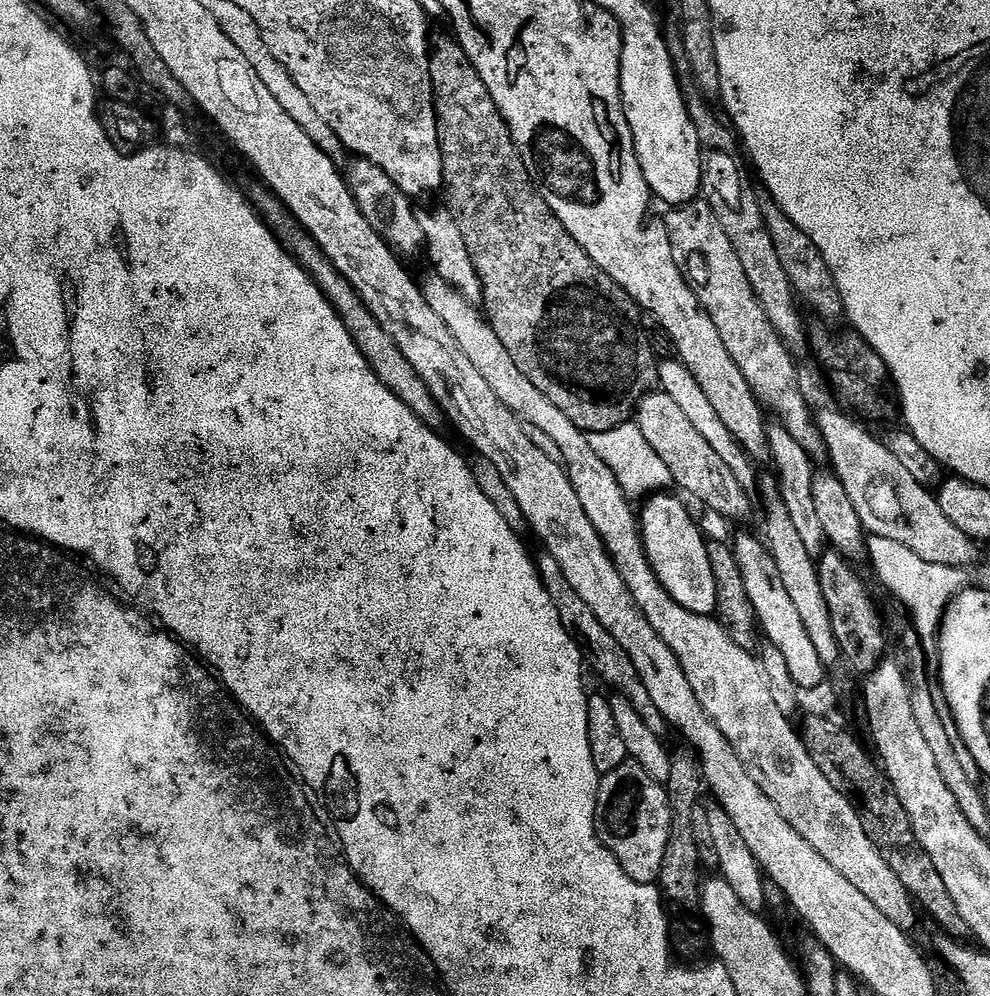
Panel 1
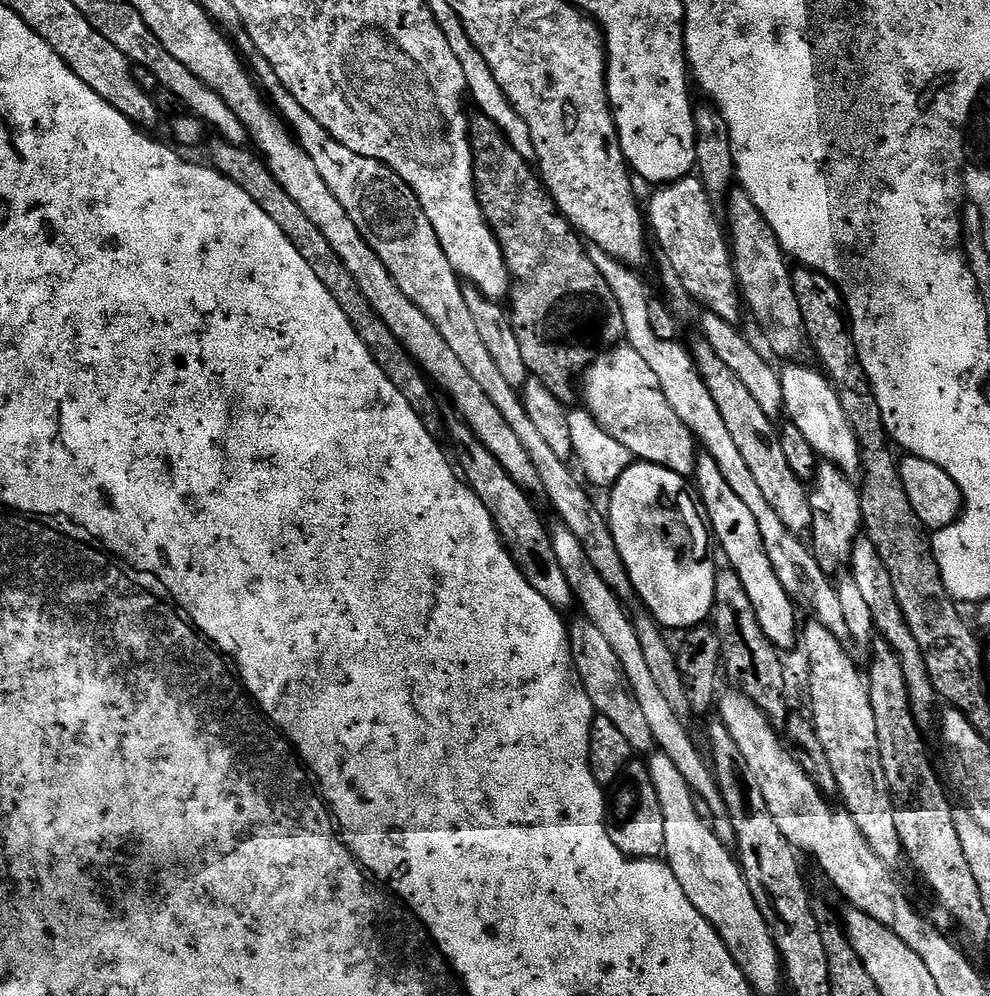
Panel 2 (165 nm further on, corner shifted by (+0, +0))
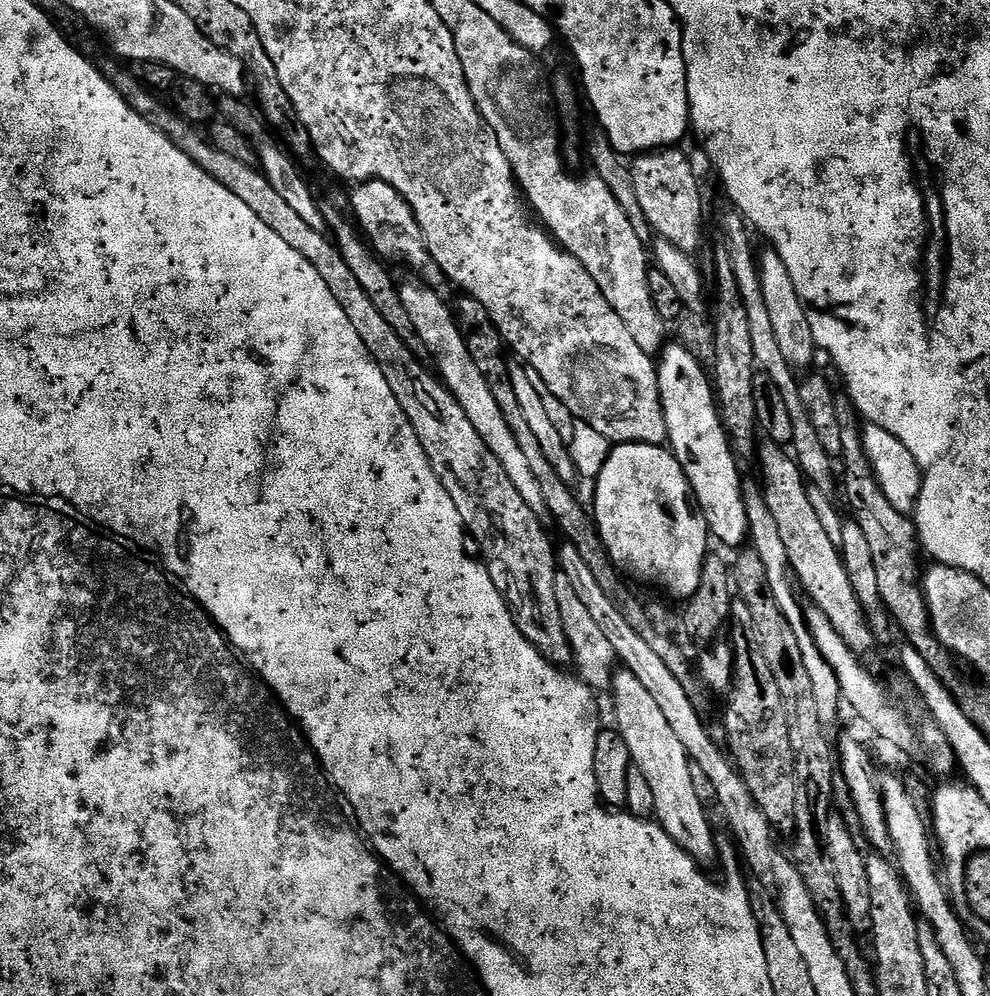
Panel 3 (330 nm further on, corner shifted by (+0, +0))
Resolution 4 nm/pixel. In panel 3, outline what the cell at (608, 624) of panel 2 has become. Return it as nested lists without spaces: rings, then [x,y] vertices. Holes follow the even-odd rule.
[[[408,280],[399,285],[402,306],[406,306],[406,314],[410,314],[410,322],[414,322],[414,330],[418,338],[422,338],[422,346],[426,346],[439,379],[444,381],[450,394],[454,394],[458,406],[462,406],[466,418],[470,418],[470,423],[474,425],[474,430],[478,430],[478,438],[482,438],[482,442],[490,446],[490,454],[494,454],[494,458],[502,462],[502,470],[506,470],[506,475],[510,477],[510,482],[514,482],[518,494],[522,494],[526,506],[530,506],[536,516],[547,517],[549,513],[546,501],[542,498],[542,486],[538,486],[538,478],[534,478],[534,470],[530,470],[526,454],[522,454],[522,446],[518,446],[514,430],[510,430],[501,408],[498,407],[486,374],[478,370],[478,362],[474,362],[466,346],[466,338],[462,334],[455,311],[436,293],[439,291],[435,287],[416,280]]]

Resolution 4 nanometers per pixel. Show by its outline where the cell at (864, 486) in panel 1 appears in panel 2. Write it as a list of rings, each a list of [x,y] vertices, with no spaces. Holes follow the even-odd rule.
[[[792,362],[785,368],[788,369],[780,372],[780,381],[787,419],[798,426],[798,430],[802,430],[806,442],[814,446],[821,461],[836,464],[849,478],[859,477],[862,472],[860,443],[846,419],[846,410],[842,410],[842,402],[832,387],[832,381],[819,367],[807,368],[804,362]]]

